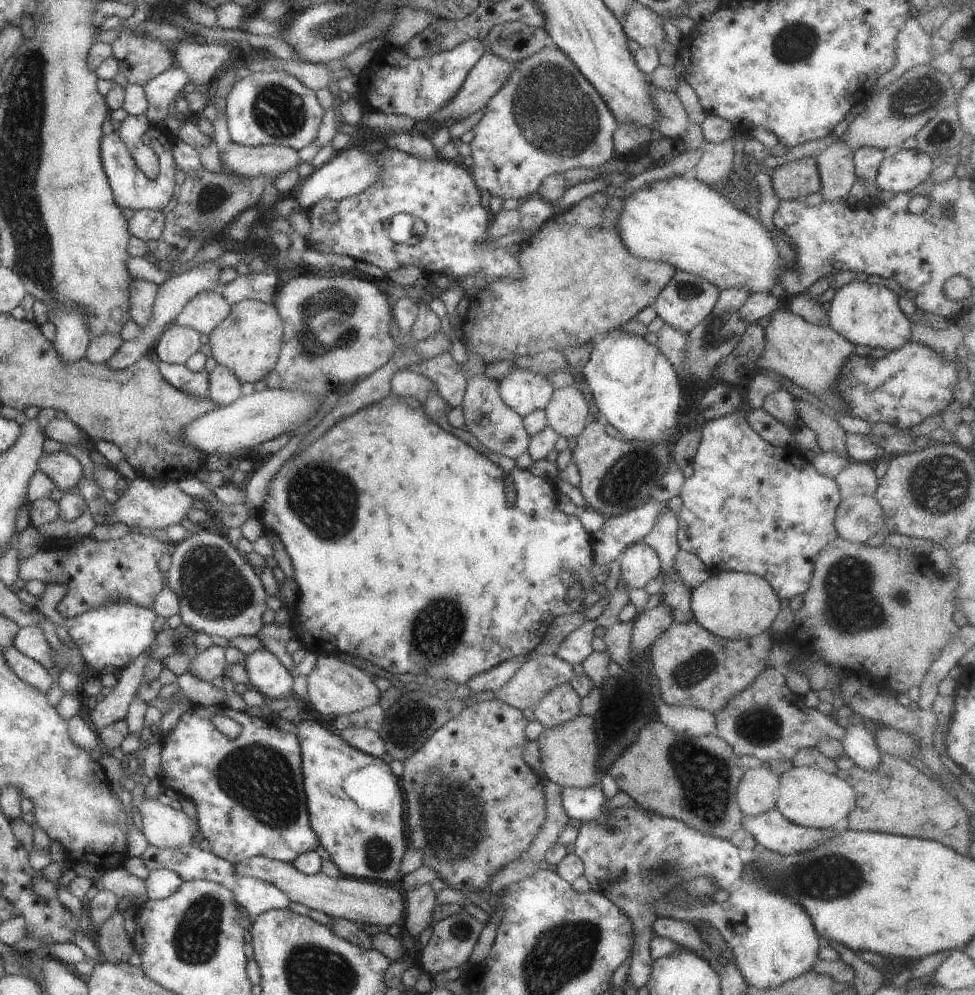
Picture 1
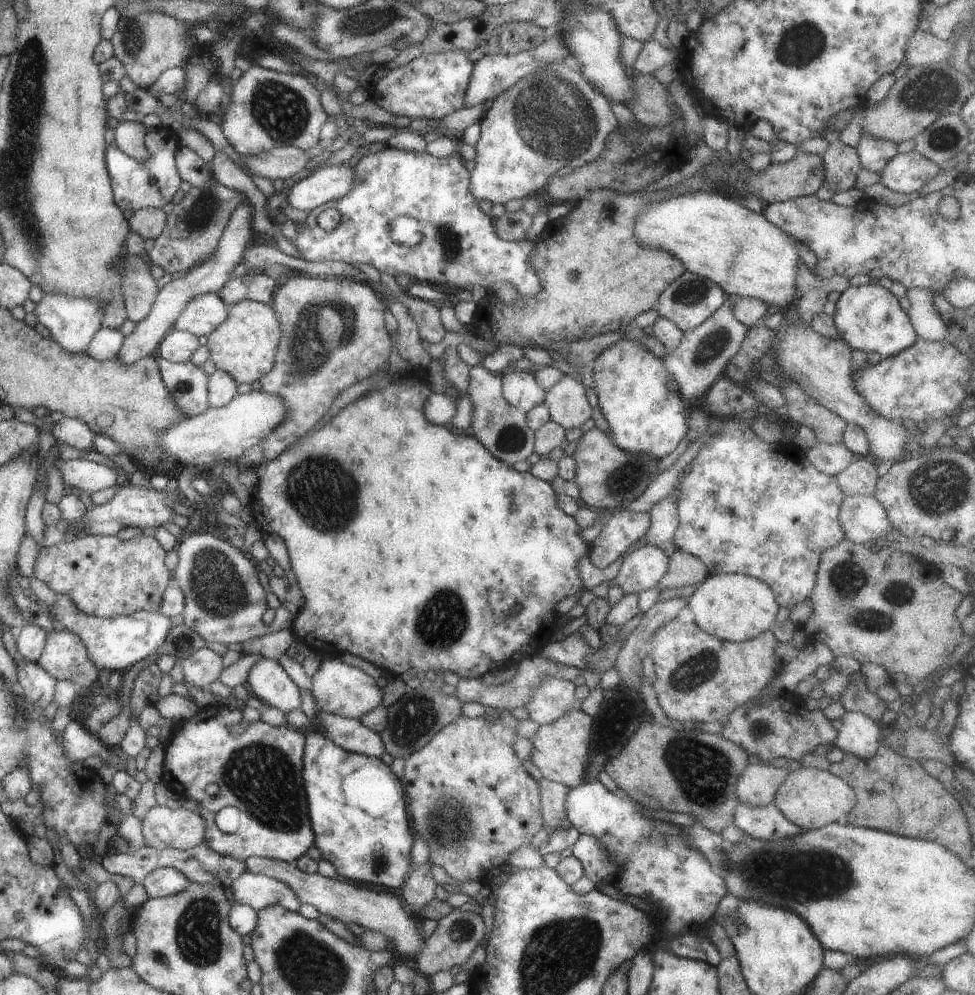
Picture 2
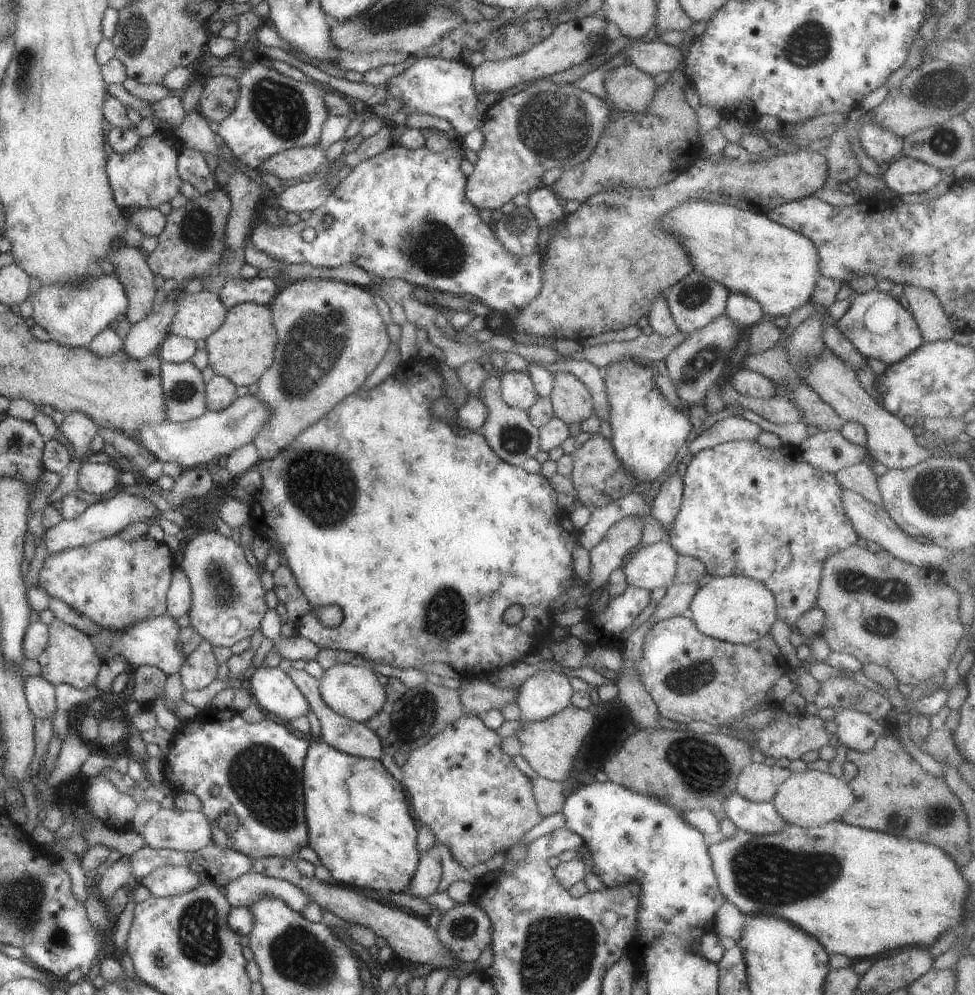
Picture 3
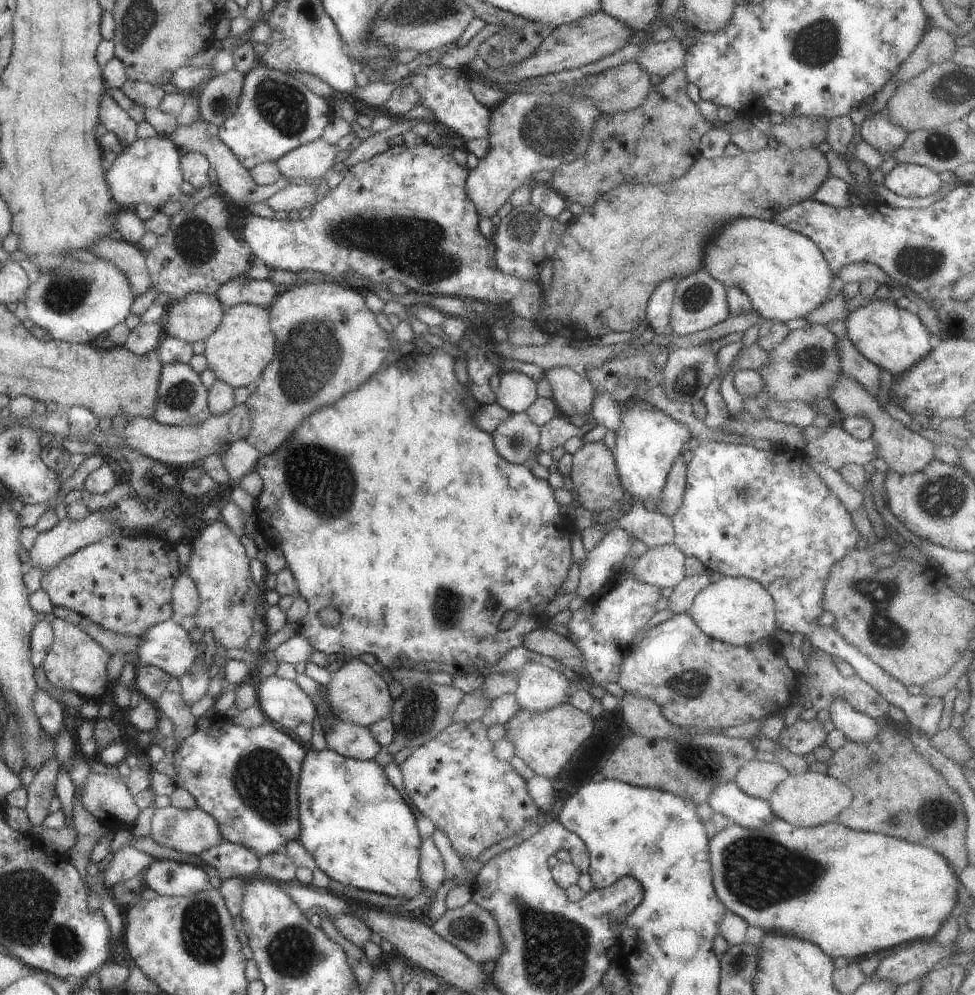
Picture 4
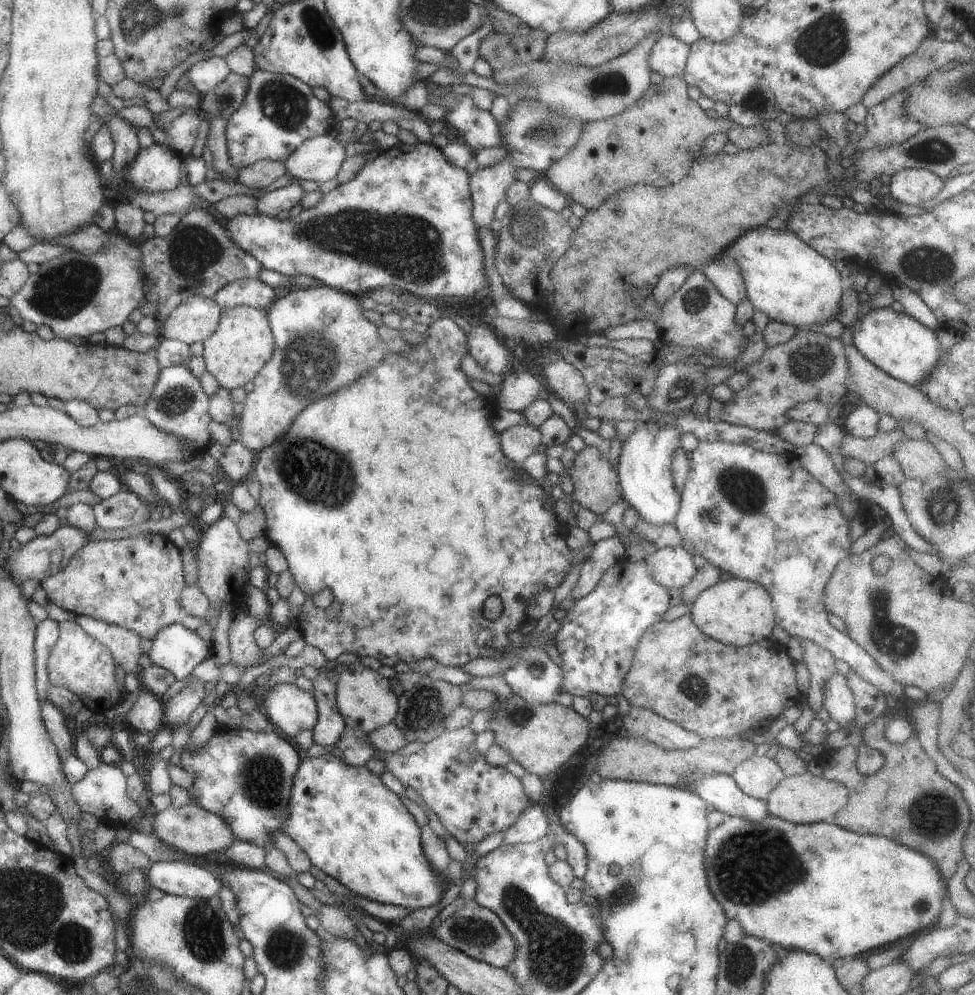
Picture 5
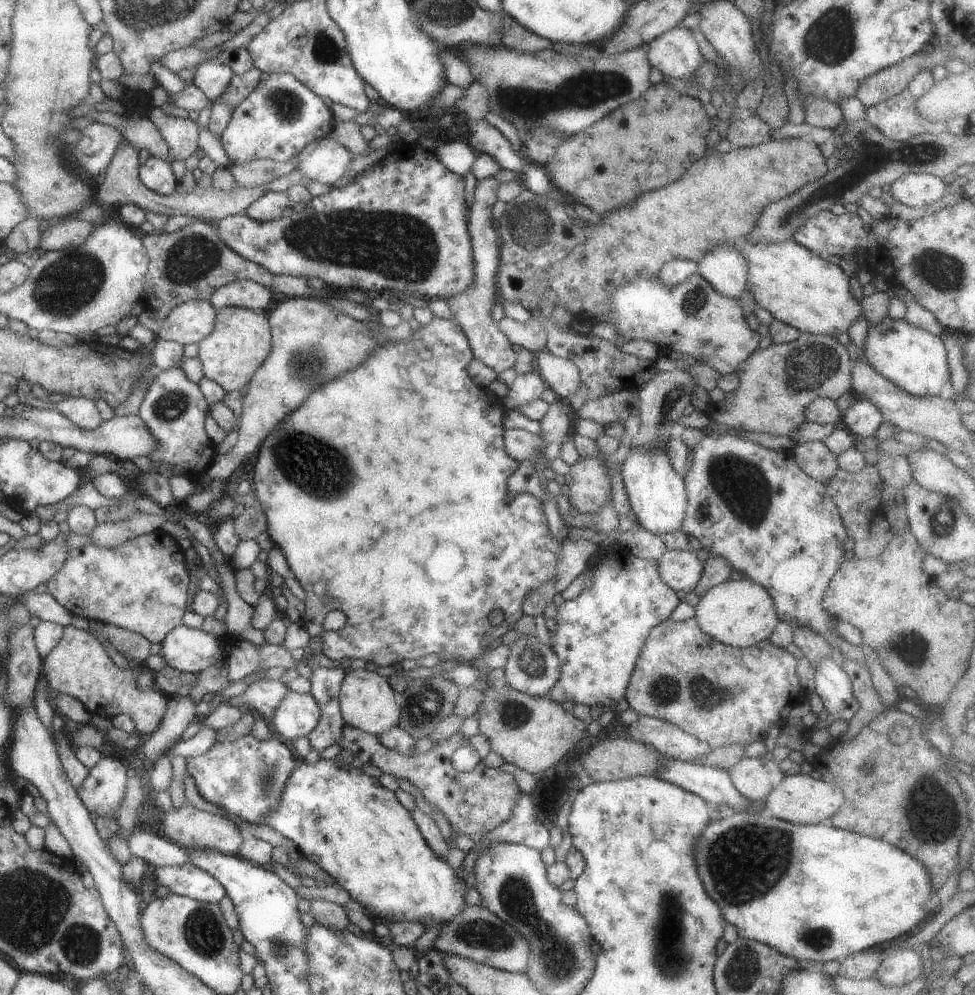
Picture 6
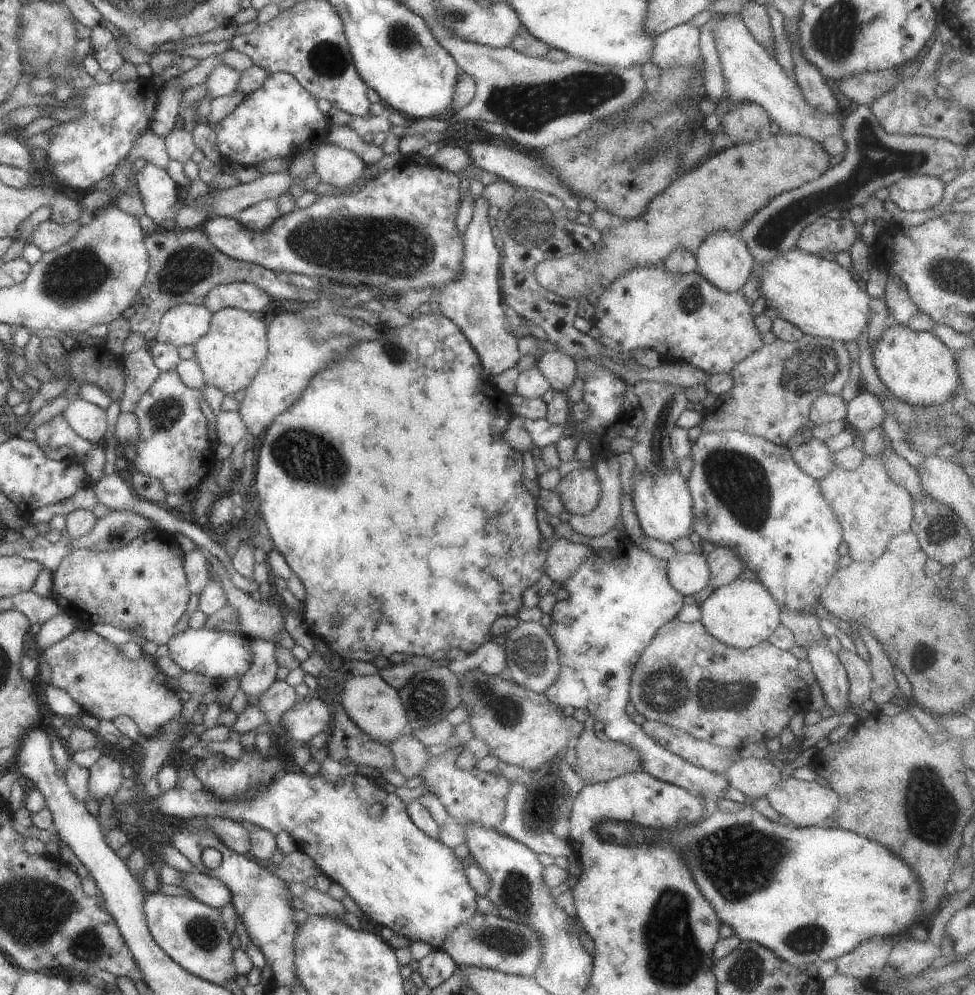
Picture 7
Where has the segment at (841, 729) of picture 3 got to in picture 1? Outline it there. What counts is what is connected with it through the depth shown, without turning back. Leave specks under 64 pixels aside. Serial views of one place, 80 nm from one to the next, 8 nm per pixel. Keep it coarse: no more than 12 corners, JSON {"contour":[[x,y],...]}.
{"contour":[[863,718],[845,727],[838,740],[843,752],[859,768],[872,771],[880,750]]}

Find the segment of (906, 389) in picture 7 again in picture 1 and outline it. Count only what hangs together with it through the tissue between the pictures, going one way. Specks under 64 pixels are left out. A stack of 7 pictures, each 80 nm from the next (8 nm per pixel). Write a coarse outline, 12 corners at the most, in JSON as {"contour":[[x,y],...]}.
{"contour":[[886,285],[834,290],[827,322],[853,346],[899,348],[910,320]]}

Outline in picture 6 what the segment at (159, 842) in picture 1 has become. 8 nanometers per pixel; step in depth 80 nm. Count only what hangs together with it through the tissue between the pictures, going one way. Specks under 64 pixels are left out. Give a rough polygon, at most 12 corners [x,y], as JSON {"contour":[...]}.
{"contour":[[188,803],[164,813],[166,840],[237,854],[245,832]]}

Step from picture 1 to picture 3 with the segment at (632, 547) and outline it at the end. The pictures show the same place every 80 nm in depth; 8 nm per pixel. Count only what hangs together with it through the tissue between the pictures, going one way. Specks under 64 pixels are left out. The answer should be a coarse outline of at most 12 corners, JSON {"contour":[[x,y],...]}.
{"contour":[[667,540],[636,549],[621,566],[626,584],[648,591],[672,582]]}

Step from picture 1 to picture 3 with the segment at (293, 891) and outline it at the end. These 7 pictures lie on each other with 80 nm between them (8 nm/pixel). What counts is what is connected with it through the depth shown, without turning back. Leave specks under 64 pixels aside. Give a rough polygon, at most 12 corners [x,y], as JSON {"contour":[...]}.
{"contour":[[297,857],[252,859],[251,873],[297,886],[344,922],[368,928],[409,962],[455,960],[422,917],[303,876]]}

